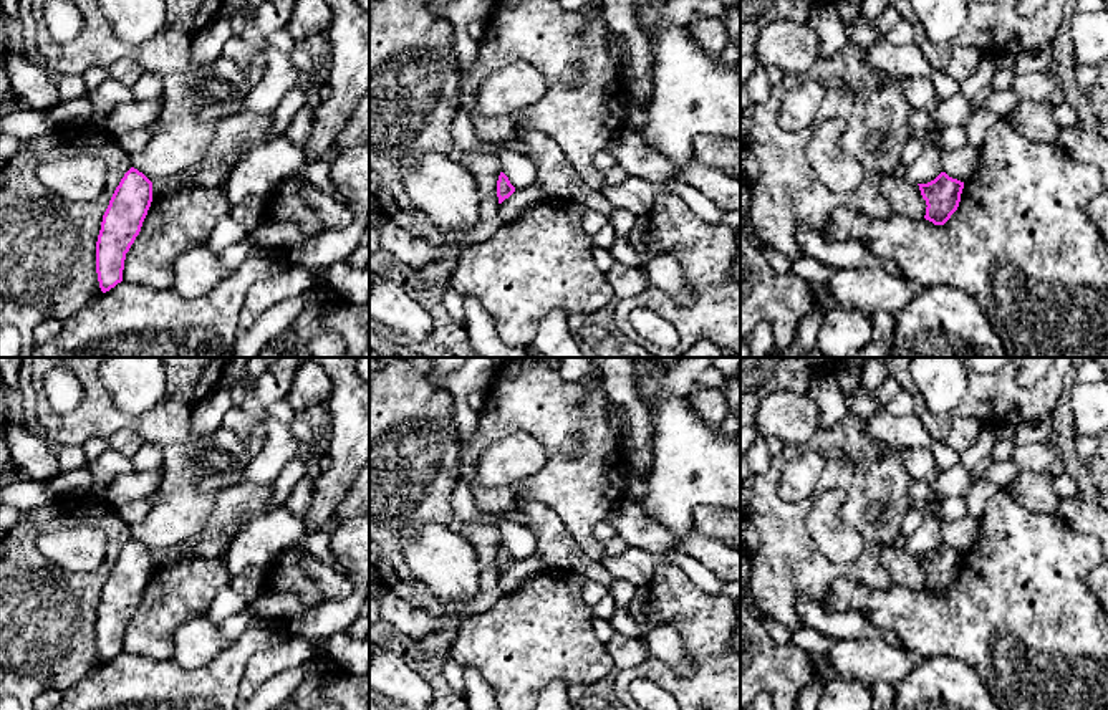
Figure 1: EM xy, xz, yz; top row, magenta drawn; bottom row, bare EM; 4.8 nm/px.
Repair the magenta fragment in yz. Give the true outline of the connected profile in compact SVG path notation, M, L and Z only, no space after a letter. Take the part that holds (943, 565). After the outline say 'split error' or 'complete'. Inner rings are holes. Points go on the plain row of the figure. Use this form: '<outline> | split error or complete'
M941 543L934 551L918 556L927 576L924 589L944 596L959 578L964 553Z | complete

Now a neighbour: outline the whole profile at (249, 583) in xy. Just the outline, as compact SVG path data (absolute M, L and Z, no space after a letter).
M248 568L230 581L230 586L248 601L263 591L265 568Z

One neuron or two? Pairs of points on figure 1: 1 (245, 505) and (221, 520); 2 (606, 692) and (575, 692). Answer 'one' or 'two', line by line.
1: one
2: one

